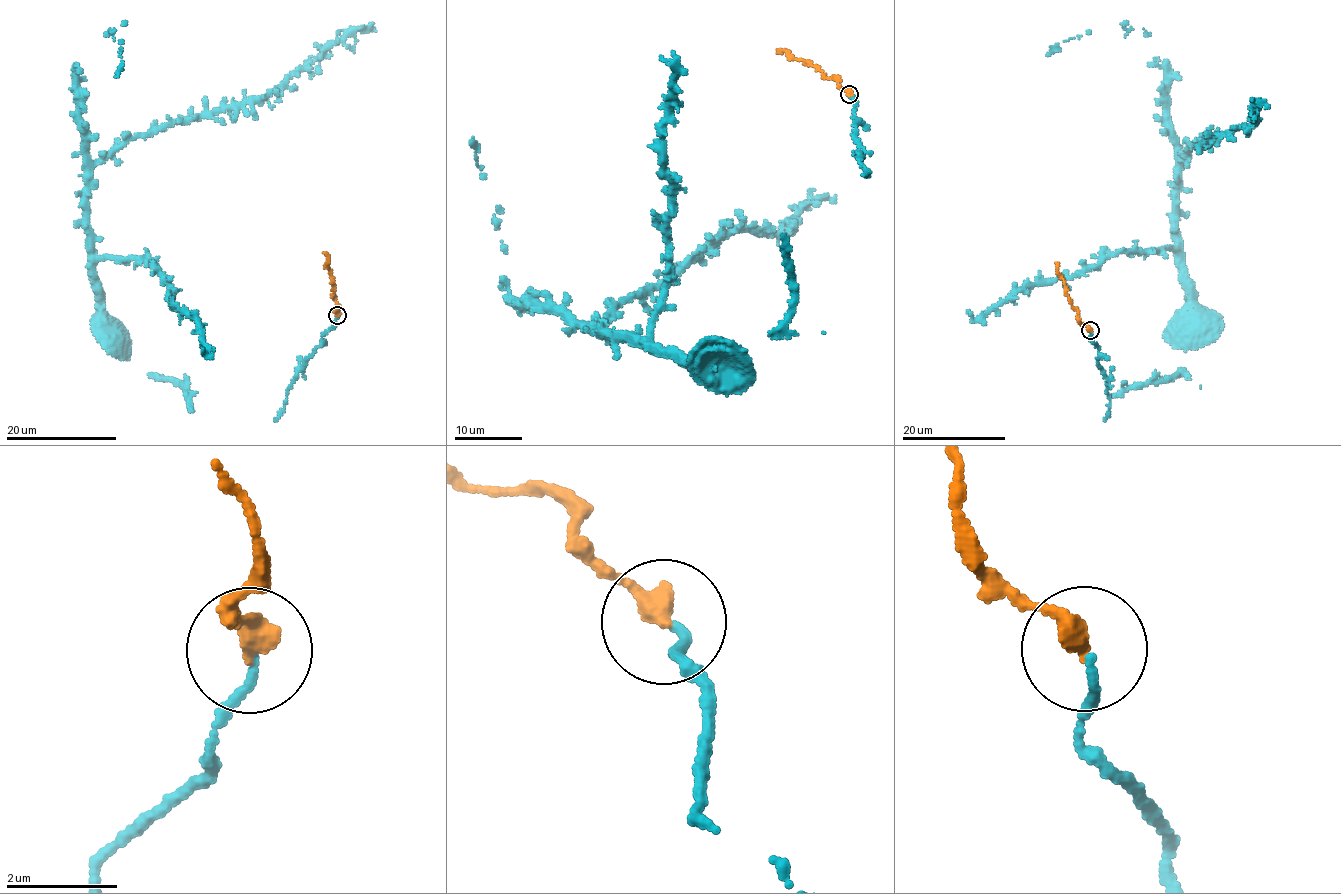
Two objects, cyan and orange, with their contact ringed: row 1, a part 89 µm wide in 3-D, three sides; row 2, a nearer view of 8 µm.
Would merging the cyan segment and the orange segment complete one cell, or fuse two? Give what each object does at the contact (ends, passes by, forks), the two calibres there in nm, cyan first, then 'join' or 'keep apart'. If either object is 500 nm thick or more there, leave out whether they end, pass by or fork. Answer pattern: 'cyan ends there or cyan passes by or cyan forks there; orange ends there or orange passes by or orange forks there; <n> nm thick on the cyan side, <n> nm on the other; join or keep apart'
cyan ends there; orange ends there; 150 nm thick on the cyan side, 400 nm on the other; join

